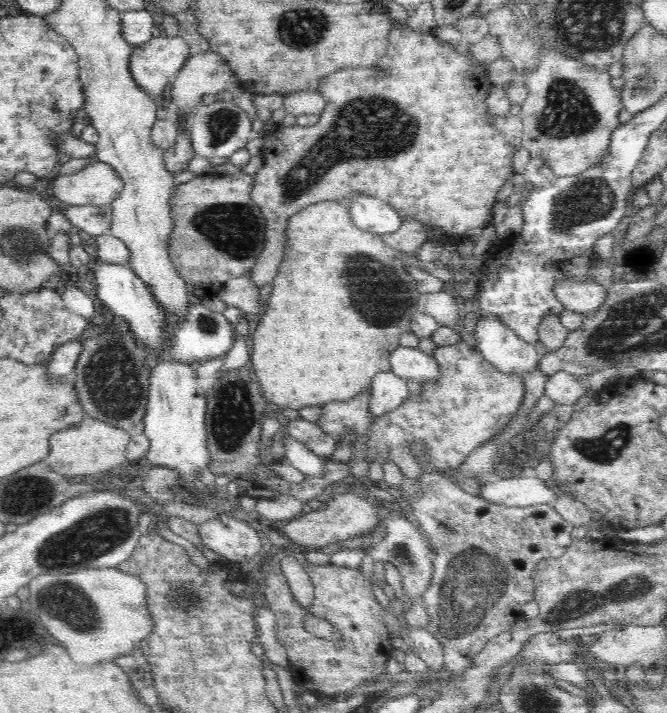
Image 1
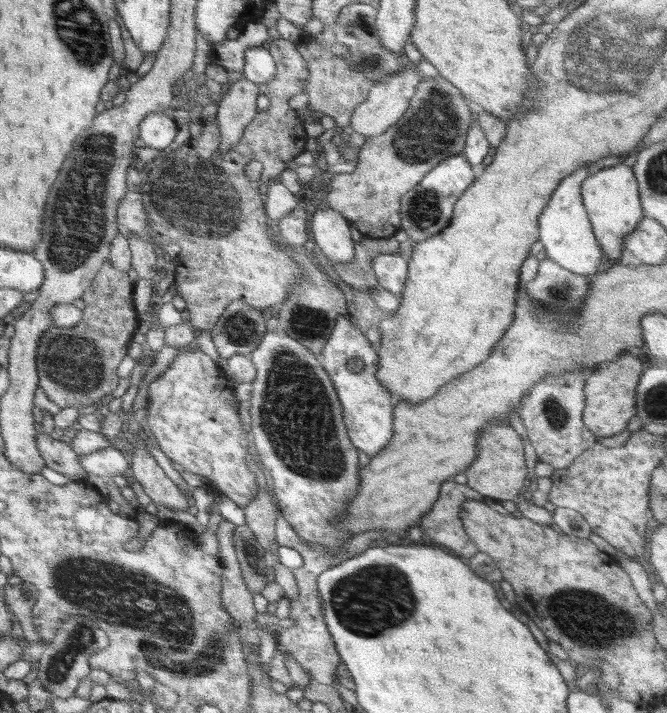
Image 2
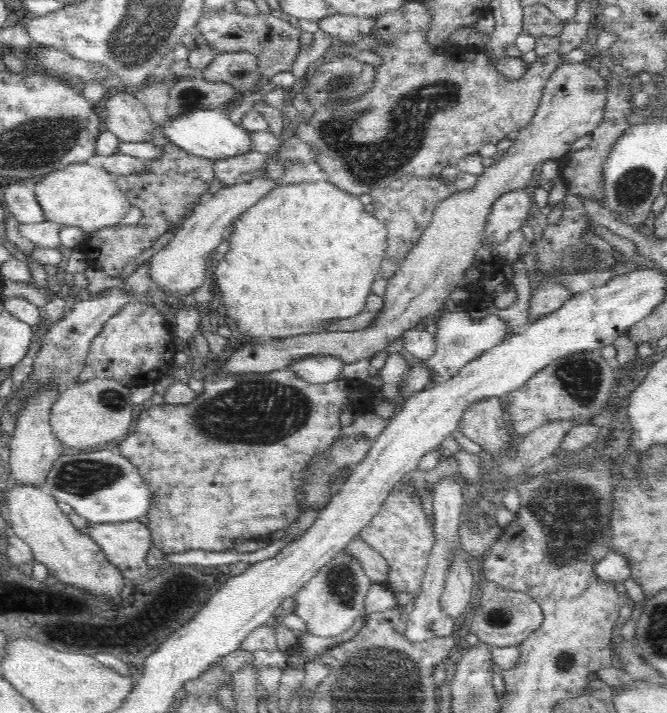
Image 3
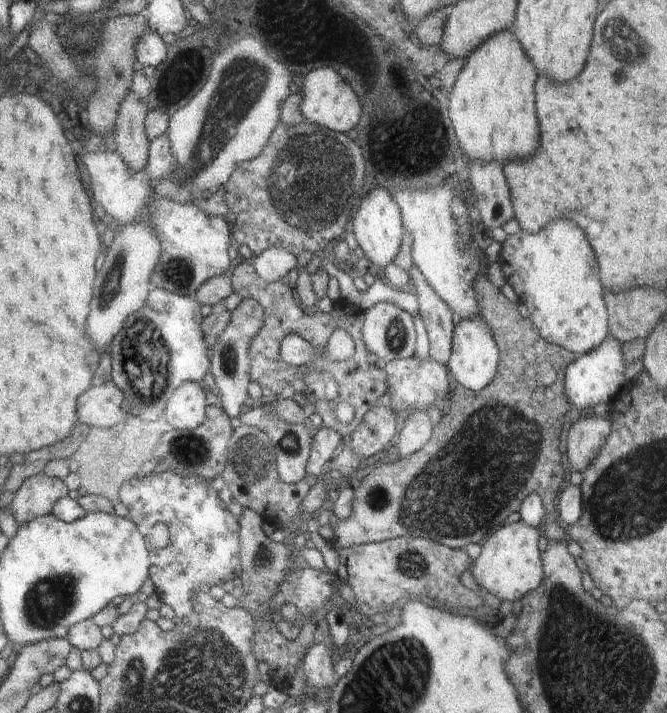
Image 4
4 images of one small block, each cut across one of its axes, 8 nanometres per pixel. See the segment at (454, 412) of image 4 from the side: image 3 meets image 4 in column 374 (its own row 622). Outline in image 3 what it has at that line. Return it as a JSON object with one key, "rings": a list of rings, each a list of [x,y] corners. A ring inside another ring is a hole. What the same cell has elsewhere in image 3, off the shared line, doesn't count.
{"rings":[[[488,580],[482,583],[482,587],[484,595],[477,600],[475,608],[470,610],[464,627],[464,633],[476,634],[479,642],[490,648],[519,645],[543,623],[545,618],[540,605],[526,593],[506,590]]]}

